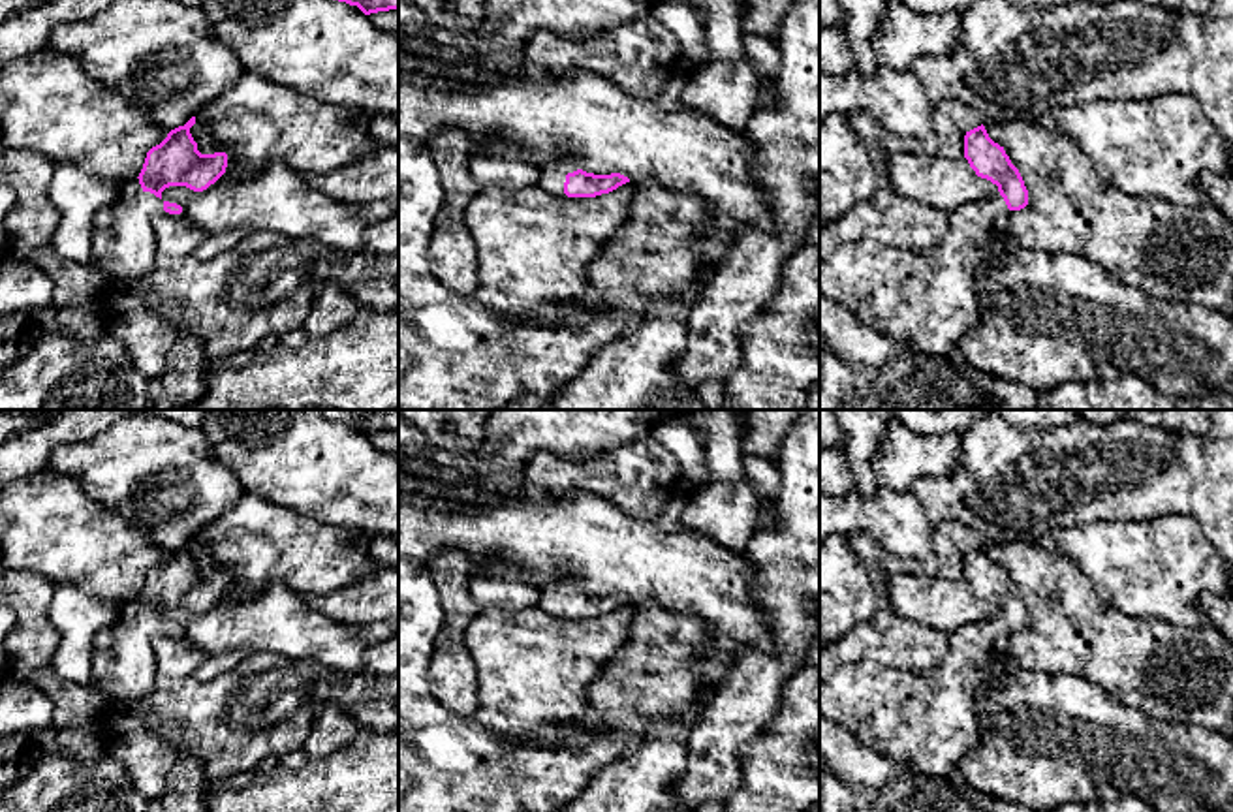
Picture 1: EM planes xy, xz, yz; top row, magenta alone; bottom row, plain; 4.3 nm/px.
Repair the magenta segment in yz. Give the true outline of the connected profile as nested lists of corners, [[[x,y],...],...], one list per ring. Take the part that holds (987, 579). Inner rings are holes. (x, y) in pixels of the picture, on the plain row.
[[[983,545],[966,553],[964,579],[977,598],[998,607],[998,615],[949,633],[947,656],[936,669],[910,673],[876,662],[855,662],[819,684],[819,714],[846,727],[865,746],[898,761],[904,771],[936,778],[949,778],[959,771],[962,756],[974,748],[979,735],[979,699],[998,690],[1015,671],[1015,665],[998,652],[1000,639],[1028,626],[1028,611],[1019,590],[1004,568],[989,558]]]

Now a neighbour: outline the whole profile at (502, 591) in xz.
[[[519,573],[476,575],[468,590],[483,609],[524,611],[539,600],[539,586]]]

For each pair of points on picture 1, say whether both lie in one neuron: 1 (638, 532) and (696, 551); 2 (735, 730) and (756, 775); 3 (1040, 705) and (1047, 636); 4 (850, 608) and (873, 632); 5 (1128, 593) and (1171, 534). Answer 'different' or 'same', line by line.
1: same
2: different
3: different
4: different
5: same

